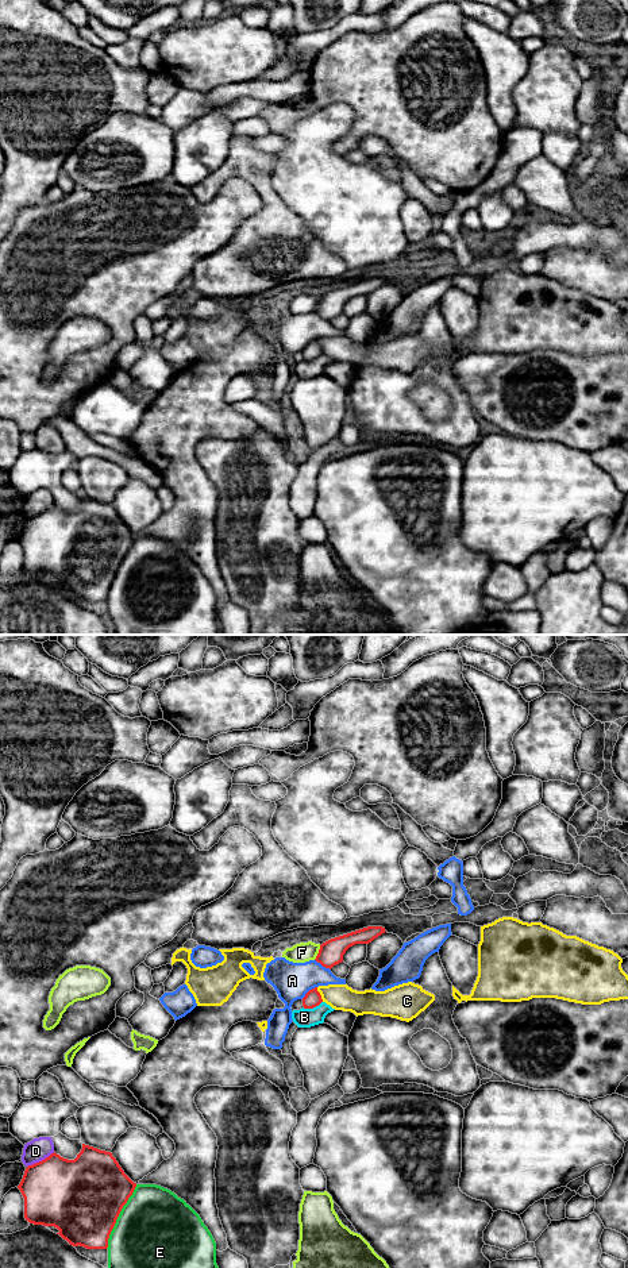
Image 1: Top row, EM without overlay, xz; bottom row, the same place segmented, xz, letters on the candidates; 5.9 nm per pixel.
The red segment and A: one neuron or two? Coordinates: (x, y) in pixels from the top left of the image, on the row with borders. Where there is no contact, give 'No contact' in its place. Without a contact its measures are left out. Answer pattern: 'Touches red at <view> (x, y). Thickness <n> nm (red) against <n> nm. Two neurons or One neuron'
Touches red at xz (308, 991). Thickness 100 nm (red) against 220 nm. Two neurons

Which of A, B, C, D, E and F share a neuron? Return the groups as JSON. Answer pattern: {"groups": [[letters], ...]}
{"groups": [["A"], ["B"], ["C"], ["D"], ["E"], ["F"]]}

